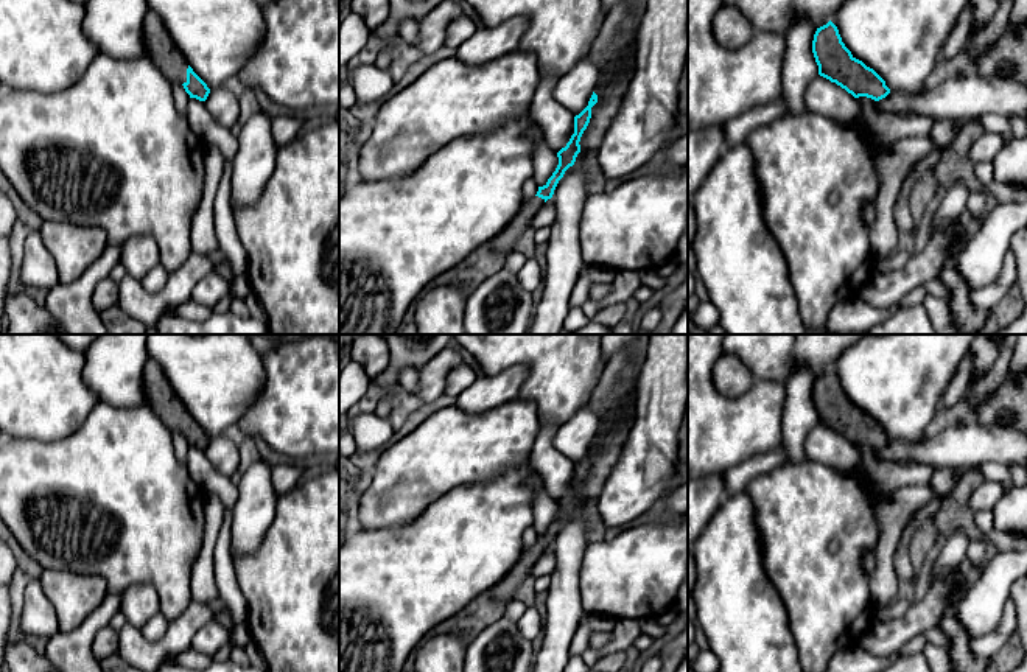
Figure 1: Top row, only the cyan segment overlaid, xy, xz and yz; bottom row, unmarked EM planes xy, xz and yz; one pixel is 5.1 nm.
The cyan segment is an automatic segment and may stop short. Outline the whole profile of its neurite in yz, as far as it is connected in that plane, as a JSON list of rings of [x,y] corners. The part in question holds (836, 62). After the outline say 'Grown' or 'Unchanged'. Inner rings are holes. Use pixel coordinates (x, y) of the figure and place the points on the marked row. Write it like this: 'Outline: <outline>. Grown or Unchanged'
Outline: [[[831,20],[817,28],[812,53],[818,65],[818,75],[836,82],[854,98],[867,96],[879,101],[890,93],[885,81],[851,54]]]. Unchanged

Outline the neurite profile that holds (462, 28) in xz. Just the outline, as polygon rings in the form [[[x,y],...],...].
[[[462,16],[448,25],[443,45],[448,48],[457,48],[462,42],[470,39],[476,30],[478,23],[467,16]]]

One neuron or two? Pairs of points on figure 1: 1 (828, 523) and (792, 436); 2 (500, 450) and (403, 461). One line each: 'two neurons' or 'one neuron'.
1: two neurons
2: one neuron

